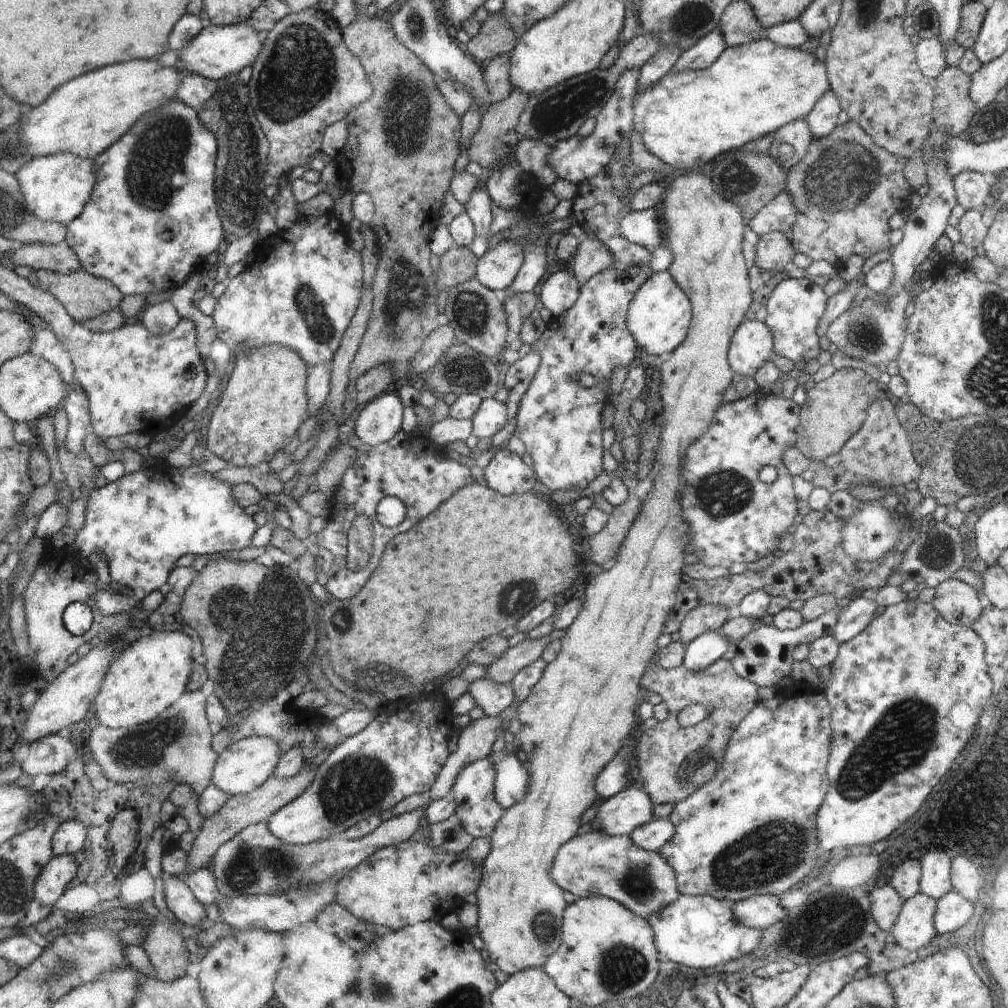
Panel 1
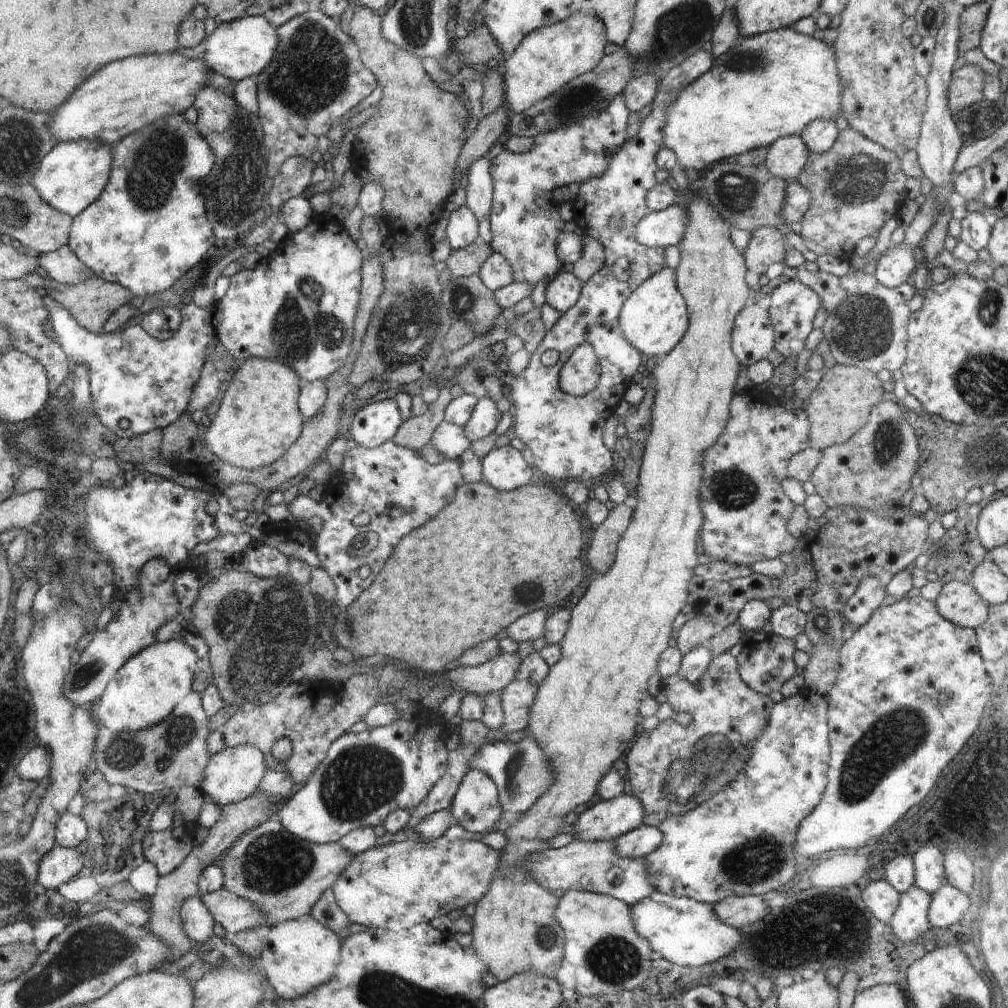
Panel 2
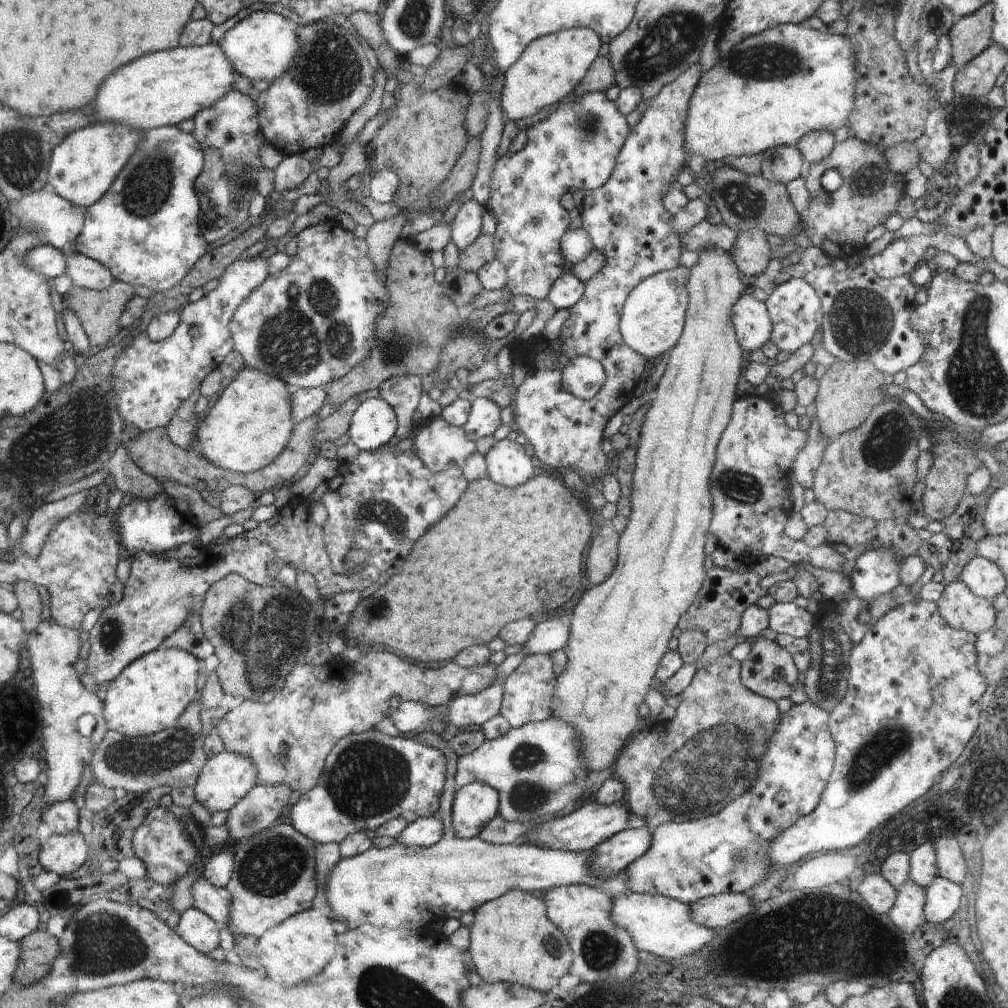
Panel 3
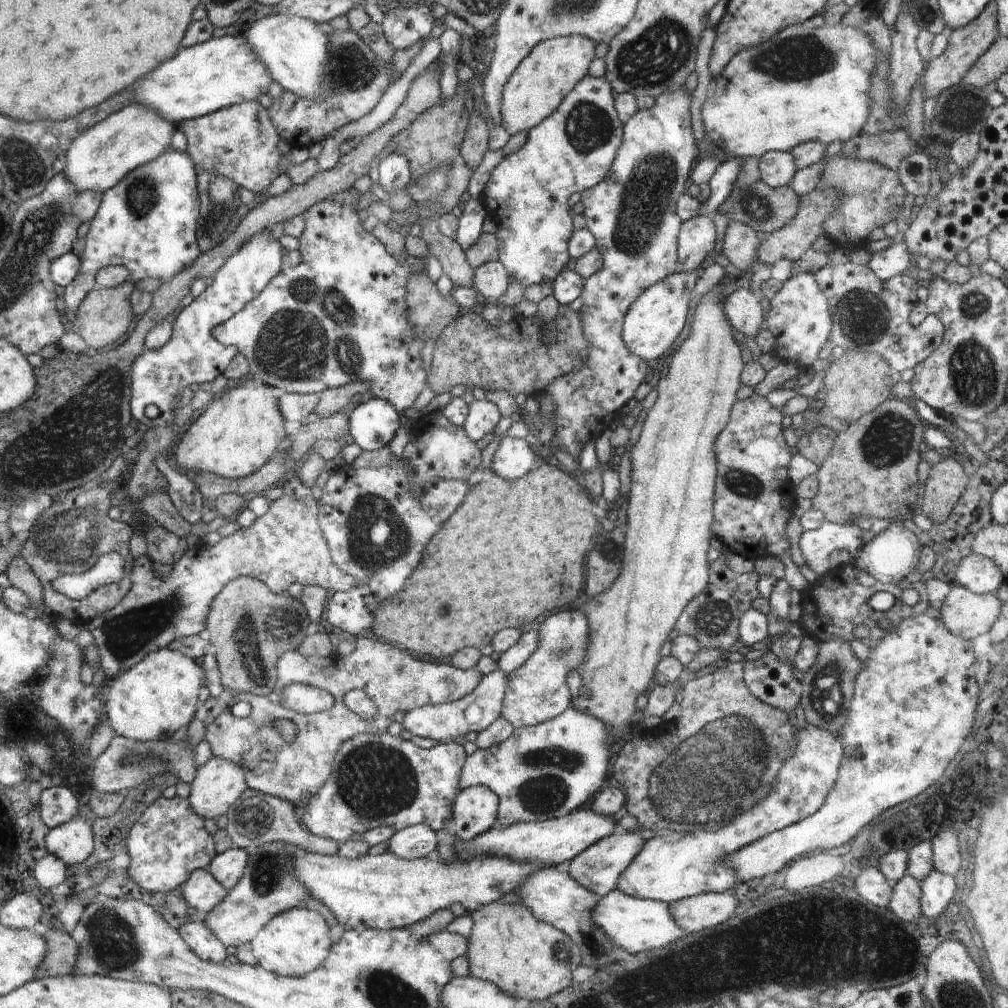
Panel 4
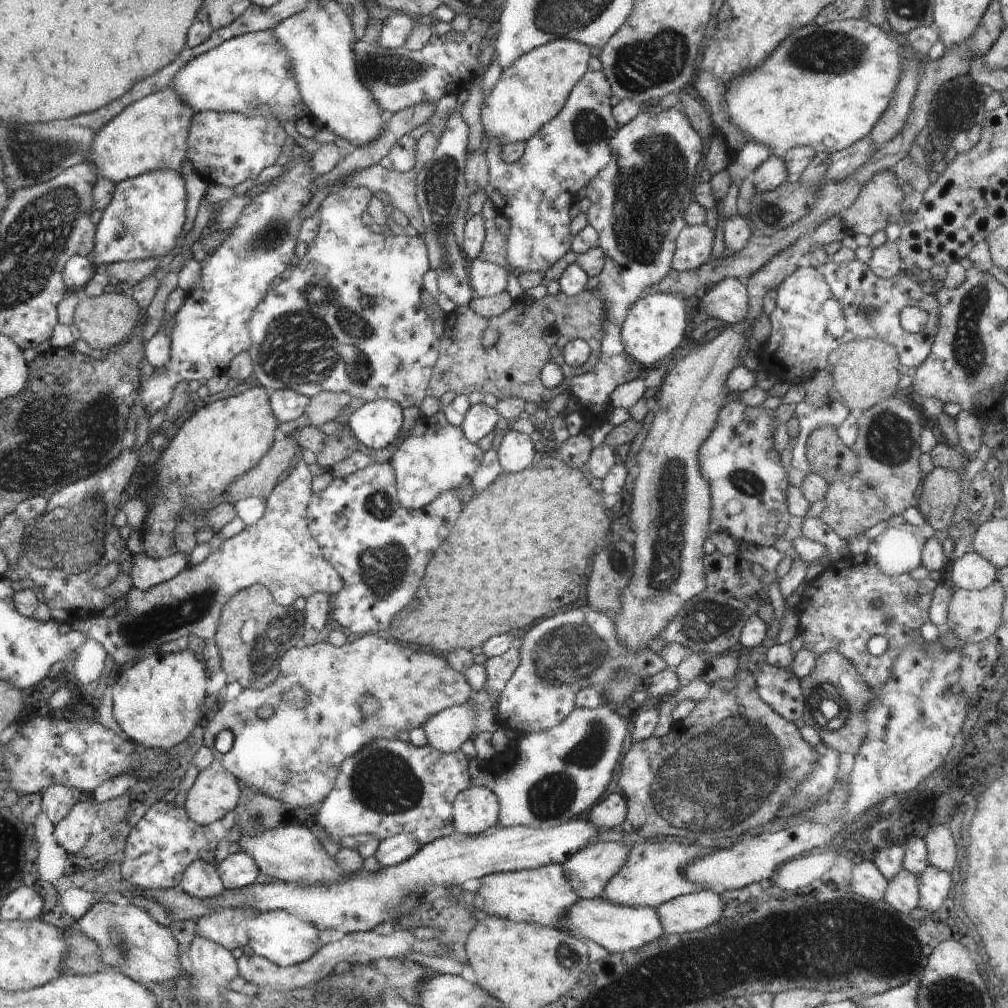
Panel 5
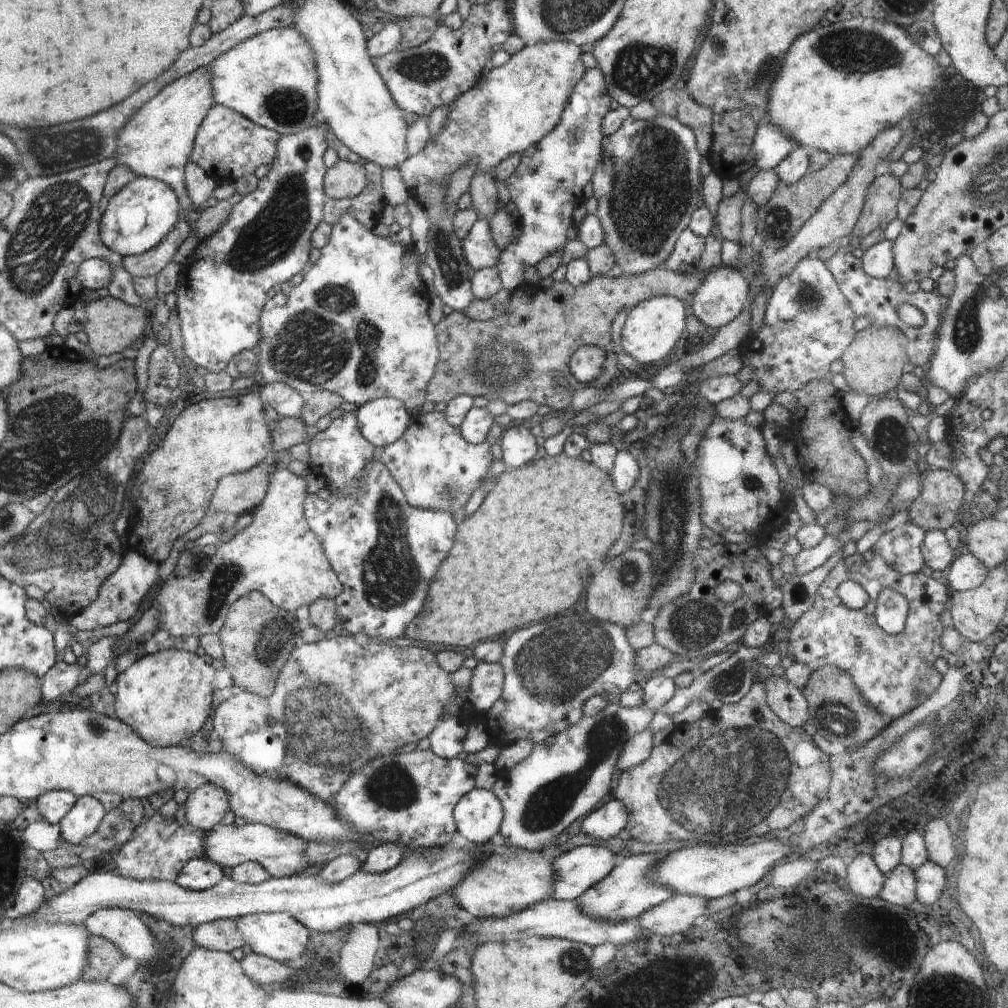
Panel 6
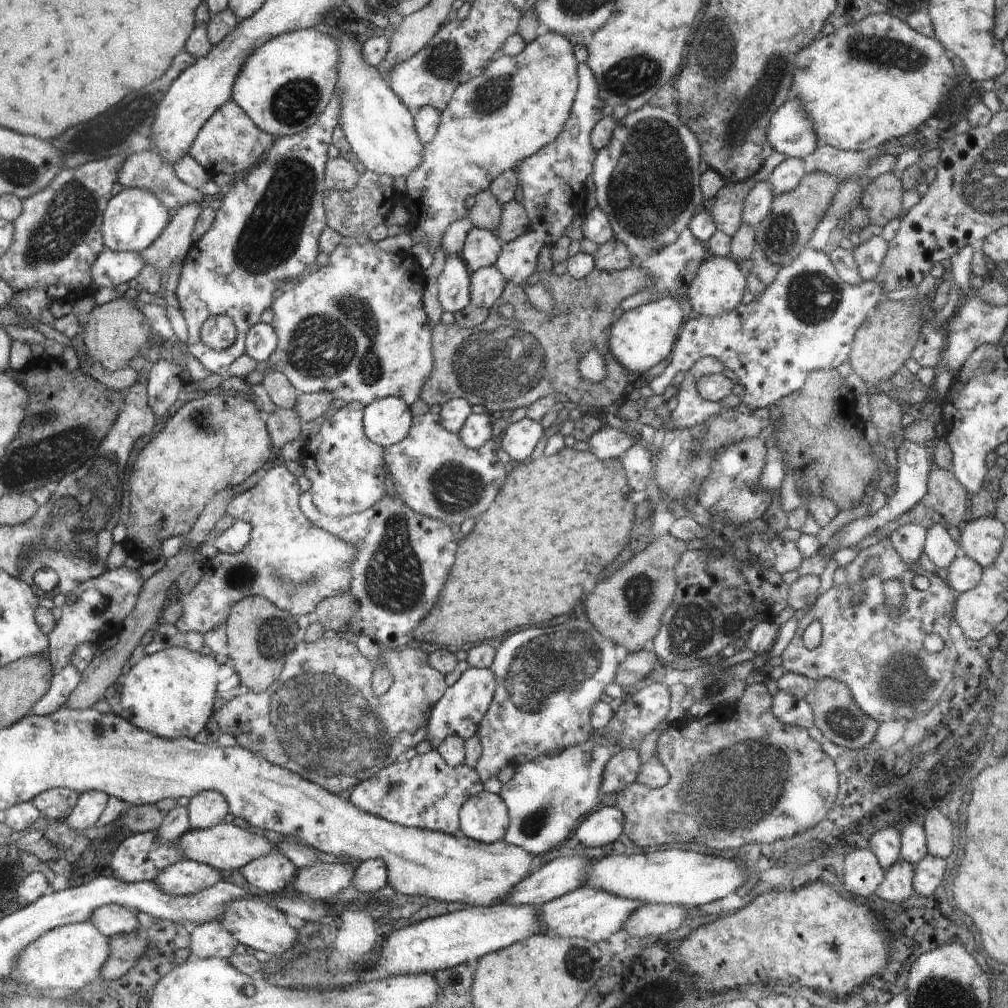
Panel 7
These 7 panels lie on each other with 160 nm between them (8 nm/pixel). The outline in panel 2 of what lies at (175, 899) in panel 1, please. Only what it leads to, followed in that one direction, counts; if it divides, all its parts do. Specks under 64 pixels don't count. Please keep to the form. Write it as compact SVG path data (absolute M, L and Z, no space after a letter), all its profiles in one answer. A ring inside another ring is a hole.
M199 896L183 902L182 917L184 930L195 946L204 944L215 936L213 931L215 919Z

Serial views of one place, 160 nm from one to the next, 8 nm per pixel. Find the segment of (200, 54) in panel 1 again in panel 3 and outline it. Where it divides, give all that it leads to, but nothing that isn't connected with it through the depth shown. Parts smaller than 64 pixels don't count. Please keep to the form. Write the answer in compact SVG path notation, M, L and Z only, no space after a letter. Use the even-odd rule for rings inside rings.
M258 11L250 14L228 30L220 46L227 58L235 64L235 70L250 80L264 80L272 83L284 77L299 55L299 26L274 12Z

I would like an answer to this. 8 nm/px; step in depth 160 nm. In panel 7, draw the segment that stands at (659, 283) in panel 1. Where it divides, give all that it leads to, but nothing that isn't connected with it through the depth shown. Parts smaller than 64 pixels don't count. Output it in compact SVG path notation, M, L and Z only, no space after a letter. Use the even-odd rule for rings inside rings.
M668 296L660 298L656 301L650 301L642 304L620 315L620 320L611 326L610 330L610 350L612 356L622 364L628 367L629 371L640 371L646 373L652 366L656 366L658 362L668 359L671 355L674 343L678 338L681 326L683 325L683 314L679 307L677 296Z

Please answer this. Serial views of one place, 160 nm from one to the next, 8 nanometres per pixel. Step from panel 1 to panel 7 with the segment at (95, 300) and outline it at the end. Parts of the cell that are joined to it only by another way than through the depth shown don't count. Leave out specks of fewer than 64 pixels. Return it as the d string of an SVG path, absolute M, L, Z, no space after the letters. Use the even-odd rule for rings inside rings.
M126 295L94 307L85 327L86 356L94 362L97 360L110 372L114 372L118 368L125 368L126 364L138 355L138 350L150 338L150 321L138 308L130 306Z

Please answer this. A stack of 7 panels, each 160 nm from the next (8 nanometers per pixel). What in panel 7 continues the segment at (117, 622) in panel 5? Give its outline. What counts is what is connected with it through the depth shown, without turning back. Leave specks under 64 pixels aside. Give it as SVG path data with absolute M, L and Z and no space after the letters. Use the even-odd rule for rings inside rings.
M271 464L261 473L261 479L255 487L229 500L225 514L251 524L250 540L239 553L219 552L213 559L204 561L206 575L188 594L184 595L173 588L170 600L182 603L184 608L184 614L175 622L178 630L204 634L215 626L224 625L230 616L231 606L247 596L267 598L298 619L304 614L314 612L328 597L349 592L351 581L354 580L351 575L351 564L355 561L357 546L344 542L313 524L307 515L302 514L299 497L300 486L296 478L286 470L286 465Z

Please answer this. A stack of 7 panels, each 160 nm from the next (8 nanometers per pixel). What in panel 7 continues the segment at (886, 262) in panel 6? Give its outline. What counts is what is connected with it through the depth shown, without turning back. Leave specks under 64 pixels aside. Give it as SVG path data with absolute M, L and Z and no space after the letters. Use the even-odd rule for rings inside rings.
M874 236L862 241L852 251L858 269L858 274L864 281L874 281L886 256L889 242L880 236Z

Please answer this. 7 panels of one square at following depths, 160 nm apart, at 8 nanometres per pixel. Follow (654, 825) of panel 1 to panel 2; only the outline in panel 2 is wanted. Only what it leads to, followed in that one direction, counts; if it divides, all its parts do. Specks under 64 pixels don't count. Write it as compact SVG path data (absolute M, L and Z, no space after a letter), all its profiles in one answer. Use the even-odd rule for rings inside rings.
M645 824L613 840L616 852L624 858L647 857L662 841L662 831L658 827Z

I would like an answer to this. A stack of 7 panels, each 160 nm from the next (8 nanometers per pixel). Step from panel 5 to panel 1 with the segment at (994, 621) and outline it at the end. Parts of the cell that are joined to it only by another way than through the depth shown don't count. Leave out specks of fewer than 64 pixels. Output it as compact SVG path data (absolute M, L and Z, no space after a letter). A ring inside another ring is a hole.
M953 578L942 582L935 589L931 606L944 621L968 627L982 614L979 596L972 586Z

